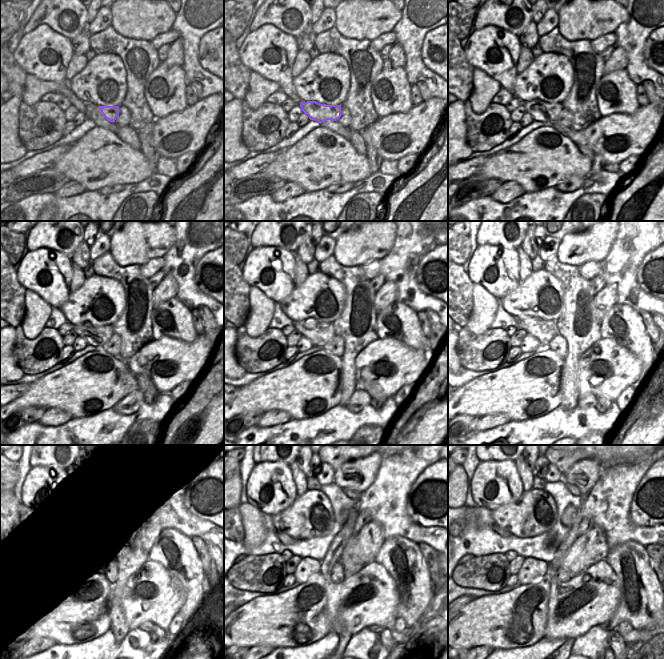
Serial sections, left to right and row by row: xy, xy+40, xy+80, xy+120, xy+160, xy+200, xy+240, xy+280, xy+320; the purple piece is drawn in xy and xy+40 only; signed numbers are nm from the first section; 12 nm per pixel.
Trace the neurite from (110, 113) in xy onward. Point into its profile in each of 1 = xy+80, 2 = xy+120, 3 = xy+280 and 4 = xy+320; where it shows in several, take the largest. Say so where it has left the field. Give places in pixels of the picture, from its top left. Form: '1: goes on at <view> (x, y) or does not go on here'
1: goes on at xy+80 (547, 112)
2: goes on at xy+120 (97, 336)
3: goes on at xy+280 (285, 539)
4: goes on at xy+320 (496, 528)

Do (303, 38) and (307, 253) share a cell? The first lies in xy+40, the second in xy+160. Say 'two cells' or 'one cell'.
one cell

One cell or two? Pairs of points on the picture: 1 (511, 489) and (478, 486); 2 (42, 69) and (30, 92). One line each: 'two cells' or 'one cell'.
1: one cell
2: two cells

